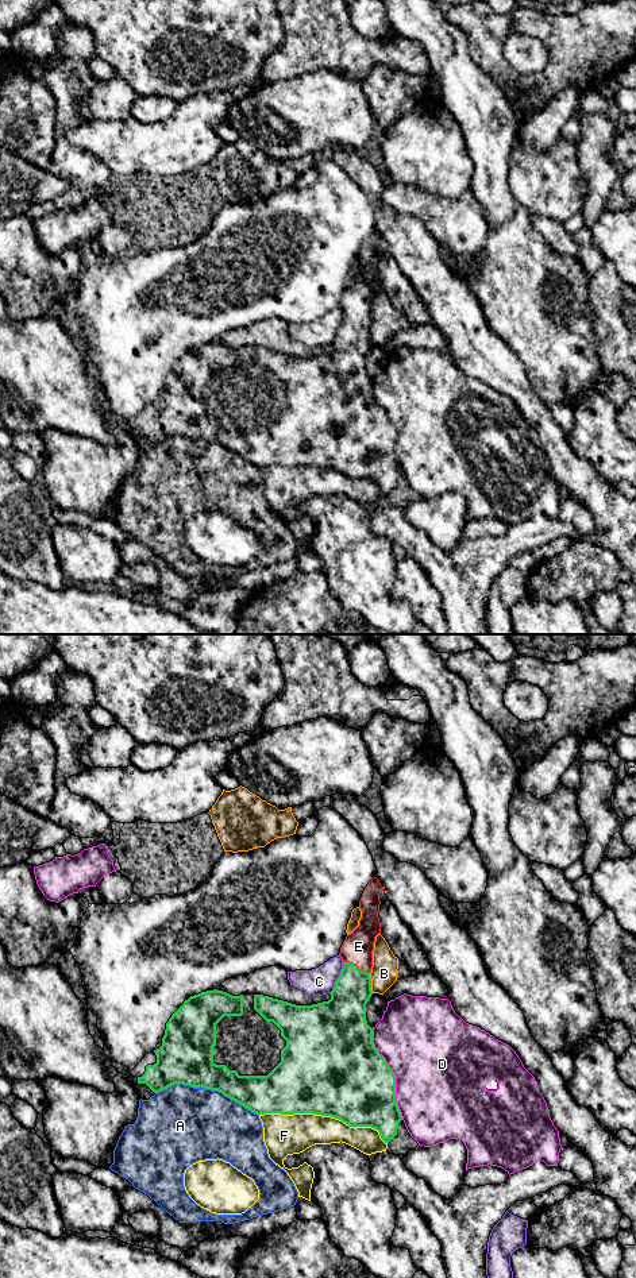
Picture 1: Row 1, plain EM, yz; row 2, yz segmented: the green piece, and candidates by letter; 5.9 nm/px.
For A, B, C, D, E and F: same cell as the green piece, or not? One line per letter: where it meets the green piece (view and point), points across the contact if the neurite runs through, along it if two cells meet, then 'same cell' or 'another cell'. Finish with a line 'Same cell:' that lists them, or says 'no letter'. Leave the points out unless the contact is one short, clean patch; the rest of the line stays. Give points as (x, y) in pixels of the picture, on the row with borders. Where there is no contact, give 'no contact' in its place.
A: yz (207, 1088) | another cell
B: yz (370, 983) | another cell
C: yz (338, 979) | another cell
D: yz (393, 1074) | another cell
E: yz (357, 966) | across yz (353, 989), (357, 966), (358, 946) | same cell
F: yz (324, 1115) | another cell
Same cell: E

